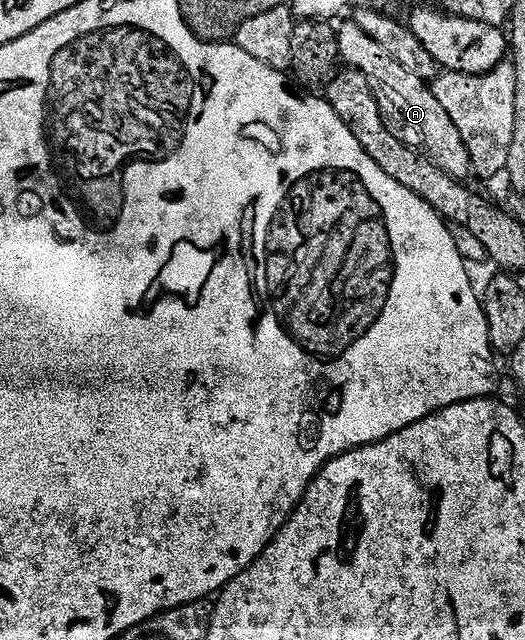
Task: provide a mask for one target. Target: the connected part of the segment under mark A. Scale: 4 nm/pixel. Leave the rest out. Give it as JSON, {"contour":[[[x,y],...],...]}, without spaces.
{"contour":[[[353,22],[338,25],[339,59],[348,68],[355,68],[369,82],[373,94],[377,98],[377,106],[381,110],[381,118],[385,126],[405,146],[415,149],[429,157],[434,164],[441,166],[455,180],[466,181],[472,175],[469,150],[465,150],[465,142],[461,142],[461,134],[457,134],[457,126],[453,126],[453,118],[445,114],[445,106],[437,102],[431,92],[428,81],[417,78],[417,74],[409,74],[393,54],[387,53],[378,42],[373,42],[361,26]]]}

